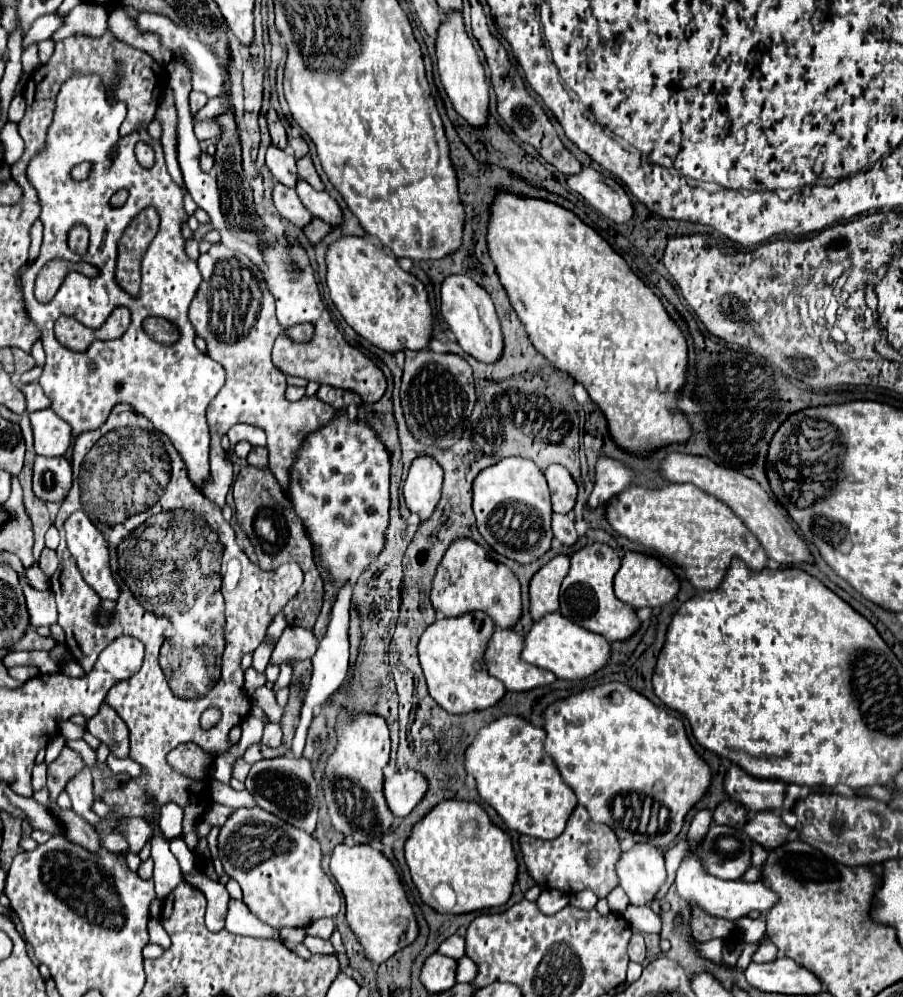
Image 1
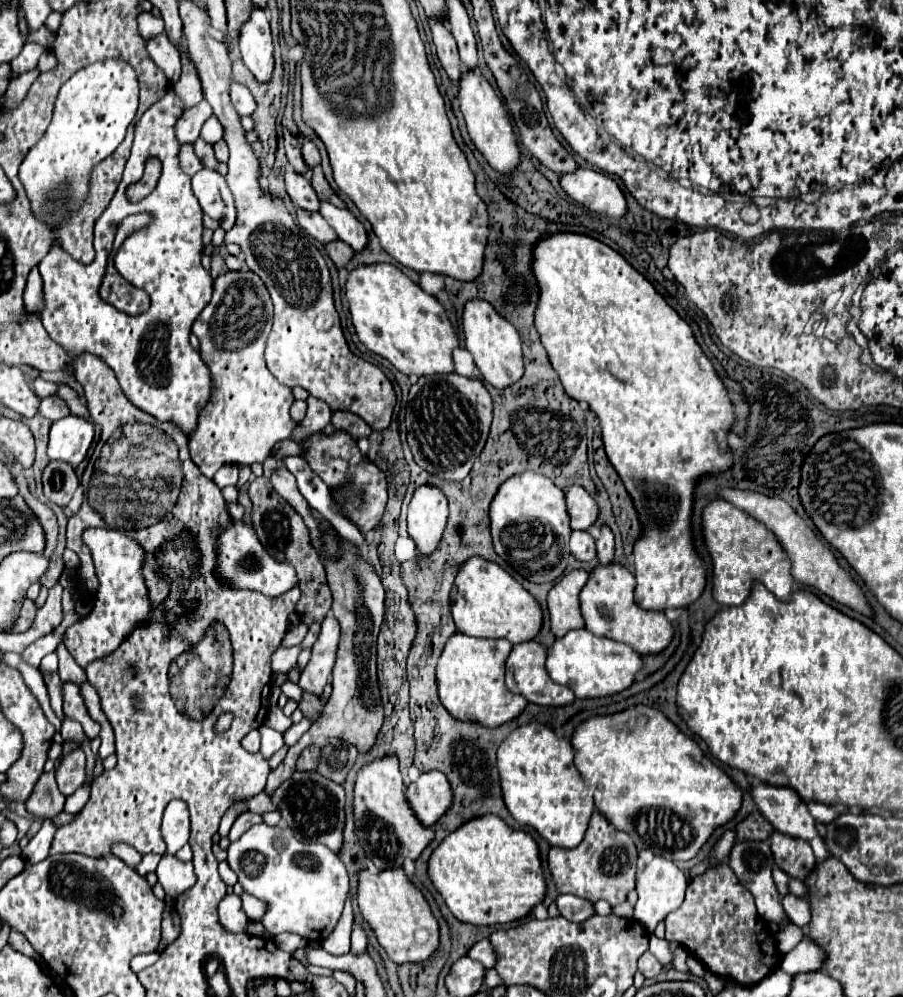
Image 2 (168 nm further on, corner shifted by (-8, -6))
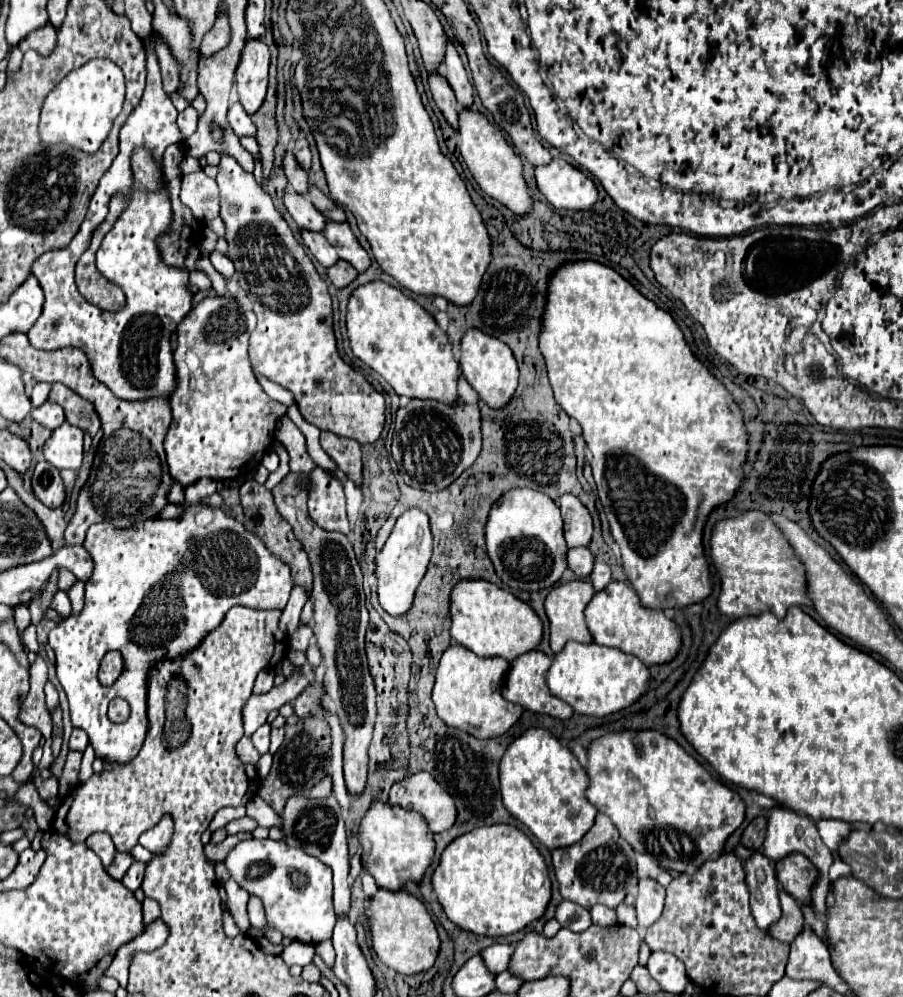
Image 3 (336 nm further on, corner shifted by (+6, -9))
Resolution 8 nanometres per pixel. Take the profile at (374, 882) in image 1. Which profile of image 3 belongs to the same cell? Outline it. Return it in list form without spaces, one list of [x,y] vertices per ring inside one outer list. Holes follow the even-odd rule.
[[[380,888],[368,900],[368,910],[370,910],[368,928],[372,934],[372,948],[382,964],[402,974],[416,974],[428,970],[434,964],[440,948],[438,932],[426,906],[416,896],[408,894],[406,890],[392,892]]]

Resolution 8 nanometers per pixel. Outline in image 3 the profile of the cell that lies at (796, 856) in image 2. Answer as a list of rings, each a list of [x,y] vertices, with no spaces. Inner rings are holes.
[[[788,854],[776,862],[776,878],[780,886],[798,902],[810,900],[810,888],[818,878],[816,868],[802,854]]]

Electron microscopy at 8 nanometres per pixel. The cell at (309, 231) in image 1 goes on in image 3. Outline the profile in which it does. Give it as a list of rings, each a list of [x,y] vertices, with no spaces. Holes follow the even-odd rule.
[[[338,260],[338,262],[336,262],[332,268],[328,268],[326,272],[328,272],[330,282],[332,282],[336,288],[342,288],[342,286],[350,284],[350,282],[358,276],[356,268],[354,268],[350,262],[346,262],[346,260]]]

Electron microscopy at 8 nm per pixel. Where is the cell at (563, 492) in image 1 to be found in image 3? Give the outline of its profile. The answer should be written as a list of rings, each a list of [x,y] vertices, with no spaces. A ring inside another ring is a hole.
[[[564,494],[558,500],[564,518],[564,538],[568,548],[588,546],[592,538],[592,518],[588,508],[572,494]]]

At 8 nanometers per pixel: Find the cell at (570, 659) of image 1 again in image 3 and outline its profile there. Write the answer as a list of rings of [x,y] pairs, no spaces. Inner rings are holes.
[[[574,640],[568,642],[558,654],[554,654],[552,666],[546,672],[546,684],[548,684],[550,692],[556,698],[562,698],[564,702],[568,702],[574,708],[574,712],[588,714],[588,716],[606,716],[606,714],[612,714],[616,710],[630,706],[632,702],[636,702],[646,692],[648,680],[650,680],[650,670],[636,656],[624,654],[622,650],[616,650],[616,648],[600,646],[596,642],[580,644]]]

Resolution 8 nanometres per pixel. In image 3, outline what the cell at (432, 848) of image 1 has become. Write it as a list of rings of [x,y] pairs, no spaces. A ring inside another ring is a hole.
[[[492,824],[492,826],[480,826],[474,828],[468,834],[458,836],[454,842],[446,846],[446,850],[440,856],[438,866],[432,874],[432,886],[438,896],[438,902],[444,908],[444,914],[448,920],[452,920],[462,930],[470,930],[474,934],[482,936],[506,936],[512,932],[522,930],[532,920],[540,918],[546,910],[546,904],[550,900],[550,884],[542,886],[540,890],[528,890],[524,884],[524,874],[530,868],[546,870],[544,858],[536,850],[536,846],[530,842],[530,838],[520,832],[518,828],[510,824]]]

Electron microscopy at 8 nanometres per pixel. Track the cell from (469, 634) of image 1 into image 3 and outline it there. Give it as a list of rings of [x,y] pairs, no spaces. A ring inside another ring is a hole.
[[[448,646],[440,658],[436,670],[436,684],[432,690],[436,714],[448,726],[460,728],[474,738],[494,738],[504,734],[522,714],[522,706],[504,700],[500,694],[506,670],[508,660],[500,656],[480,658],[464,646]]]

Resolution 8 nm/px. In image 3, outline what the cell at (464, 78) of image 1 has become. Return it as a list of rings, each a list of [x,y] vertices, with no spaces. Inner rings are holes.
[[[462,108],[458,114],[458,146],[460,146],[460,154],[468,166],[468,170],[472,172],[474,180],[478,182],[478,186],[492,196],[494,200],[502,202],[506,208],[510,208],[516,214],[528,212],[530,204],[532,204],[532,196],[526,188],[524,176],[522,176],[522,160],[520,154],[514,152],[514,148],[506,142],[506,138],[502,136],[500,128],[494,126],[486,114],[472,110],[472,108]]]

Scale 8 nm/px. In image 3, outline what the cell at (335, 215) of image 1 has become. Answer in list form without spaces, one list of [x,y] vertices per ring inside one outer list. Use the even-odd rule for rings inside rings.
[[[326,220],[326,226],[322,230],[324,238],[336,248],[338,256],[346,262],[350,262],[358,272],[364,272],[370,266],[370,256],[366,250],[358,244],[356,236],[352,234],[348,222],[334,222]]]

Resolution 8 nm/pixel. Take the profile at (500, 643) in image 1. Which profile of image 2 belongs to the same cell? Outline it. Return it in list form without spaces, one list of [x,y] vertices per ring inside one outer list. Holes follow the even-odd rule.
[[[536,641],[514,645],[514,649],[506,661],[506,685],[508,685],[508,689],[512,693],[524,695],[530,703],[536,703],[536,705],[552,705],[552,707],[572,705],[576,699],[574,693],[568,687],[558,685],[550,679],[550,675],[546,671],[546,655],[548,655],[548,649]]]

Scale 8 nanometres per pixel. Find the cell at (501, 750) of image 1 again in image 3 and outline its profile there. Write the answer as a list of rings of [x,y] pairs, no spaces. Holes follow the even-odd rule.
[[[544,728],[526,730],[508,746],[504,756],[500,758],[500,792],[506,810],[516,816],[524,826],[528,826],[528,830],[550,850],[576,844],[592,826],[592,818],[598,814],[598,810],[584,798],[586,788],[588,776],[584,776],[584,768],[580,766],[576,756],[568,750],[568,746],[558,742]]]

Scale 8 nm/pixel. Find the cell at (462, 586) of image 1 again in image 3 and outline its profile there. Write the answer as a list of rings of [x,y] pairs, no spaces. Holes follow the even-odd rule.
[[[460,578],[450,594],[450,618],[452,642],[478,656],[502,656],[512,660],[530,648],[534,650],[542,638],[542,622],[536,612],[512,592],[500,590],[488,580]]]

